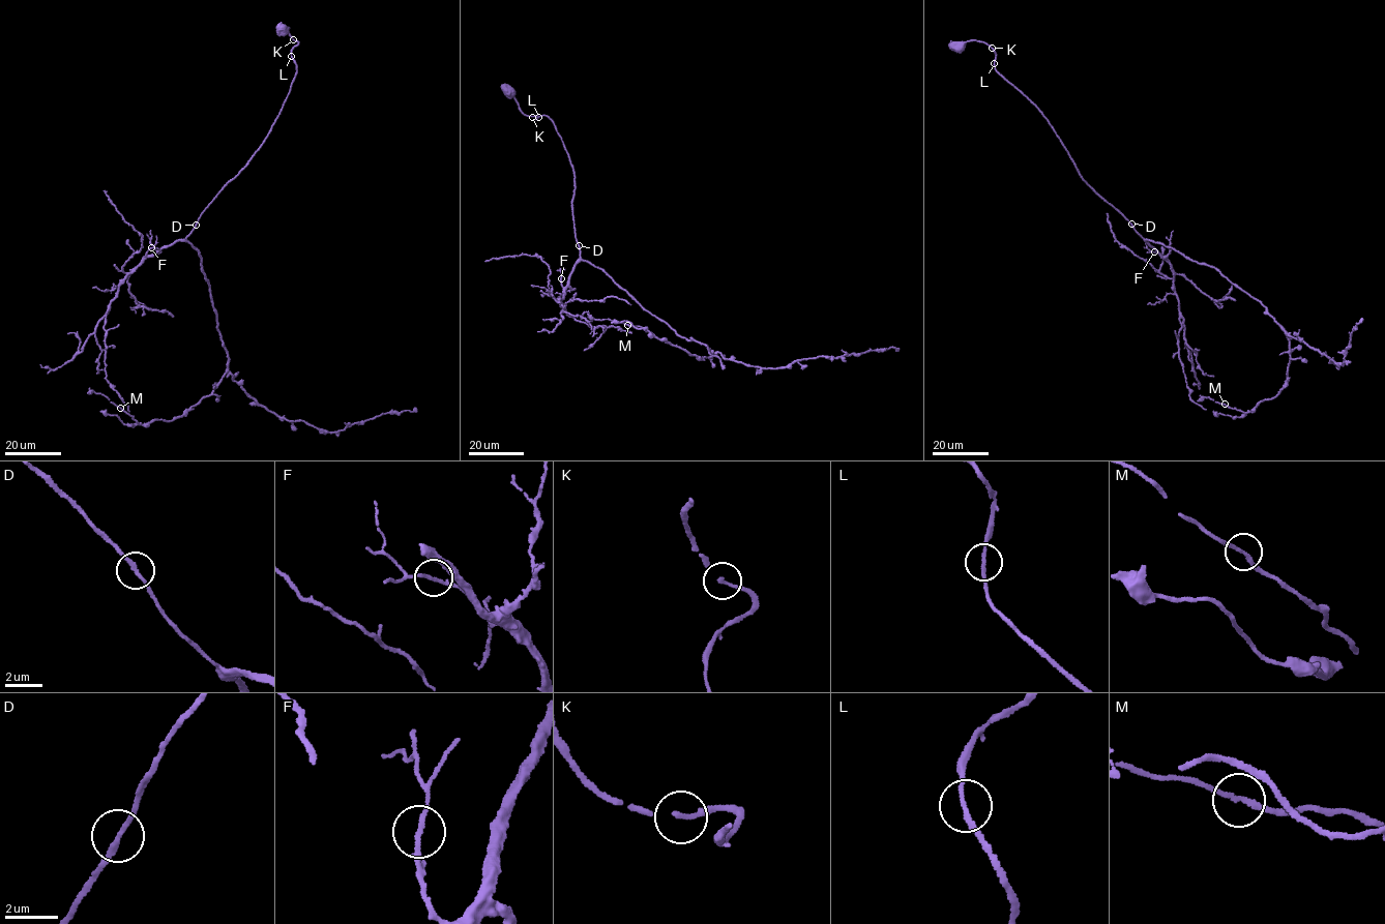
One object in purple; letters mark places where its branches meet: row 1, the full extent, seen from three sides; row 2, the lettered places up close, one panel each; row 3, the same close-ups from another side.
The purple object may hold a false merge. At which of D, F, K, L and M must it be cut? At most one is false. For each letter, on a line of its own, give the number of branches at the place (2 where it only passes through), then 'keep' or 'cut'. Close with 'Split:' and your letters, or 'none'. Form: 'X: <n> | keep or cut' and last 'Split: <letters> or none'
D: 2 | keep
F: 2 | keep
K: 2 | keep
L: 2 | keep
M: 2 | keep
Split: none

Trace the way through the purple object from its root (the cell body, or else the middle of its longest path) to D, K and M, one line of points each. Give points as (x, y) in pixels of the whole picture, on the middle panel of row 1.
D: (509, 91), (521, 112), (551, 120), (568, 155), (575, 177), (571, 203), (579, 245)
K: (509, 91), (521, 112), (532, 116)
M: (509, 91), (521, 112), (551, 120), (568, 155), (581, 259), (713, 355), (699, 358), (627, 325)

